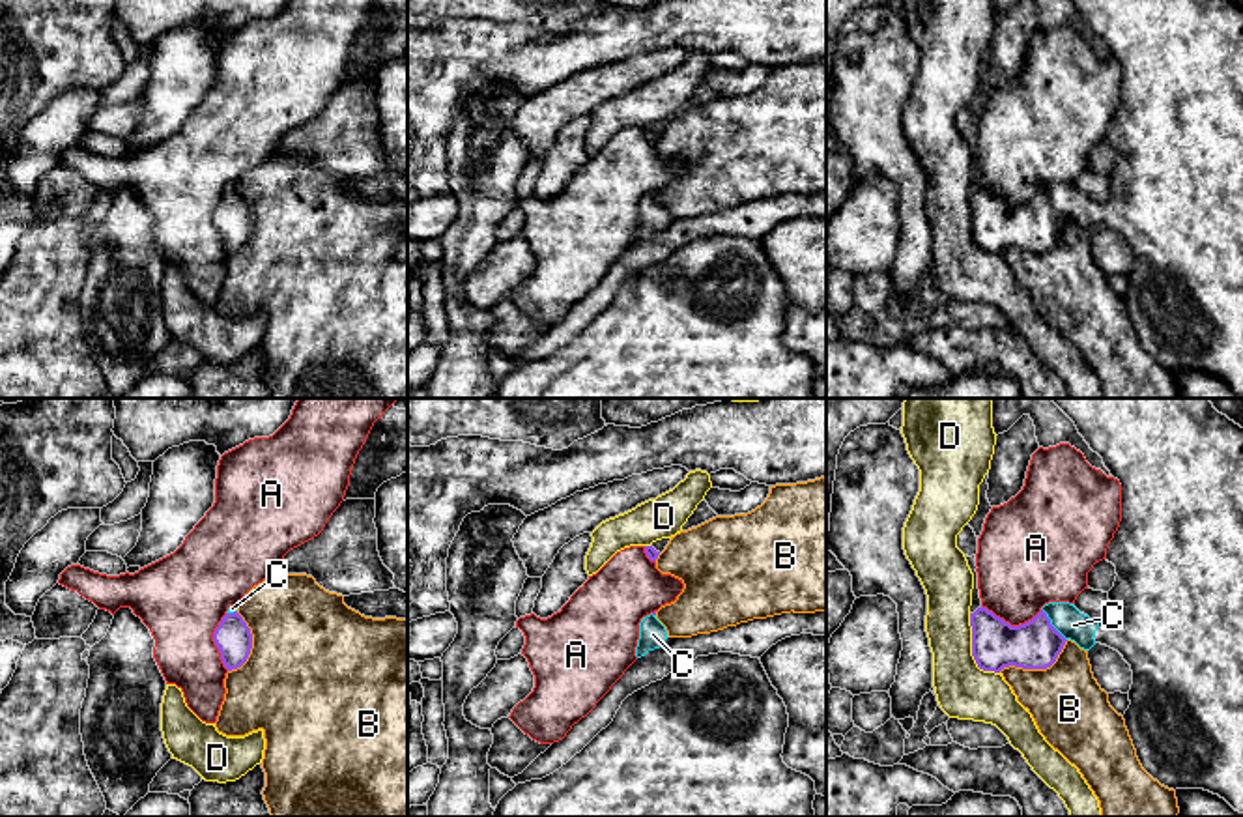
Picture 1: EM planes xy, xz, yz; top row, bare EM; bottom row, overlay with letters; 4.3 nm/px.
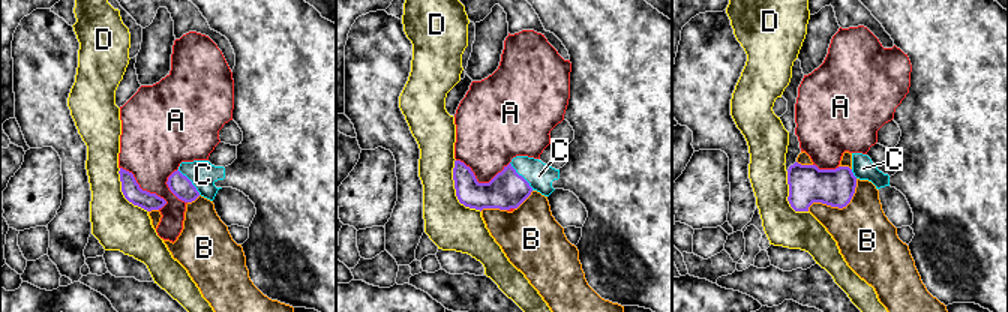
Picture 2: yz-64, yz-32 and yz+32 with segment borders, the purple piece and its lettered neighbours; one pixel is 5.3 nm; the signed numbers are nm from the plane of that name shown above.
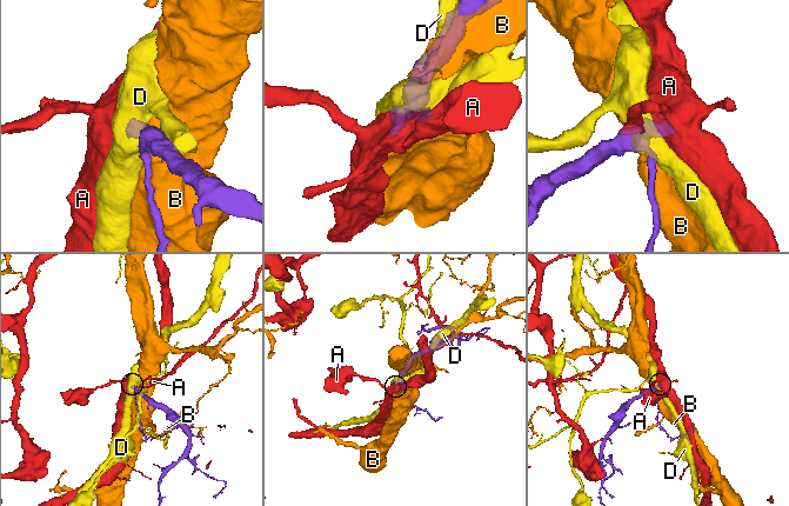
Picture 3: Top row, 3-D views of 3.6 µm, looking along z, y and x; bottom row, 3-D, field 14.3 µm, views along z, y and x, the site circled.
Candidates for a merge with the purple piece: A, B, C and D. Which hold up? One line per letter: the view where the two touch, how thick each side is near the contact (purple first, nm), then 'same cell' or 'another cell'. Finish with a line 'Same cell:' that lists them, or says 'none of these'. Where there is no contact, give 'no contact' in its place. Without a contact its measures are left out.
A: yz | 200/360 nm | another cell
B: yz | 200/320 nm | another cell
C: yz | 200/130 nm | same cell
D: yz | 200/240 nm | another cell
Same cell: C

